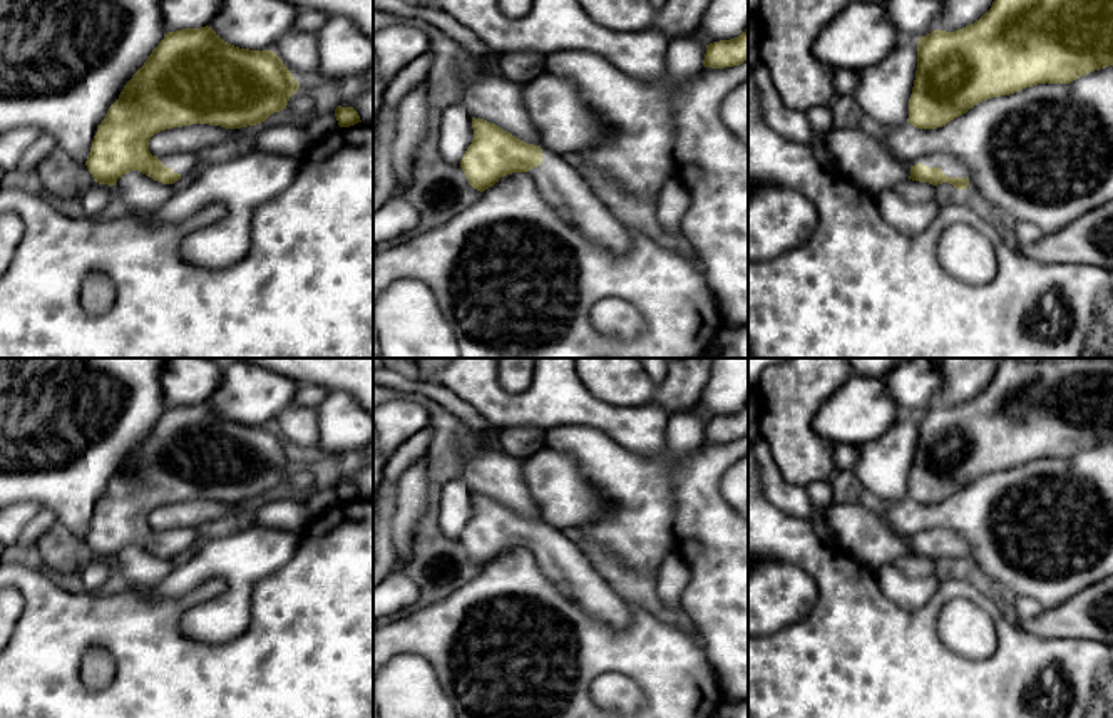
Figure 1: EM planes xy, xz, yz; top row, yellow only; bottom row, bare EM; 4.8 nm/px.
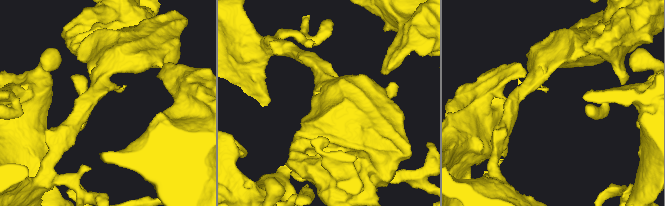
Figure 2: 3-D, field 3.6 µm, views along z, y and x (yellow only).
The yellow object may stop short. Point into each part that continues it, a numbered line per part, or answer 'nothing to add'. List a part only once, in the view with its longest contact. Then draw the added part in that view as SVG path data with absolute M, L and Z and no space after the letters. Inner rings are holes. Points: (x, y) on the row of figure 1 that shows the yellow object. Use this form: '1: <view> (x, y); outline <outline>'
1: yz (951, 166); outline M929 154L916 159L910 166L924 164L927 167L941 167L947 177L969 177L969 169L957 157L949 154Z

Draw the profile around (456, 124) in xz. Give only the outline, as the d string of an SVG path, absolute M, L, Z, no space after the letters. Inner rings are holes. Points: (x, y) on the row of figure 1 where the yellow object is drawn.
M464 102L449 105L440 121L440 154L450 166L460 166L460 161L472 144L472 115Z

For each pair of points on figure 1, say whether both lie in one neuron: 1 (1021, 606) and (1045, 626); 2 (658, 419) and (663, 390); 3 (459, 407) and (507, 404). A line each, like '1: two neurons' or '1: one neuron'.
1: two neurons
2: two neurons
3: two neurons

